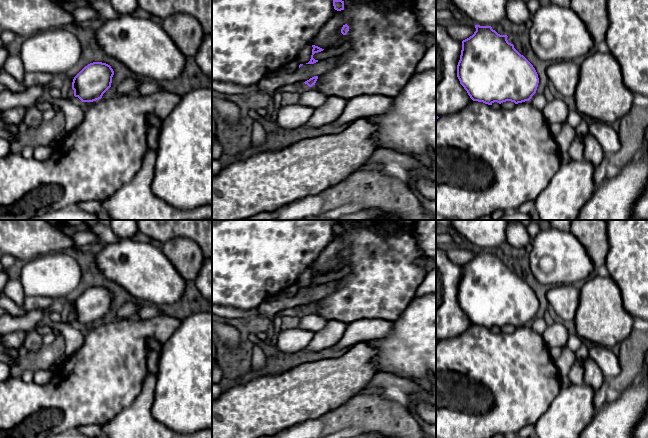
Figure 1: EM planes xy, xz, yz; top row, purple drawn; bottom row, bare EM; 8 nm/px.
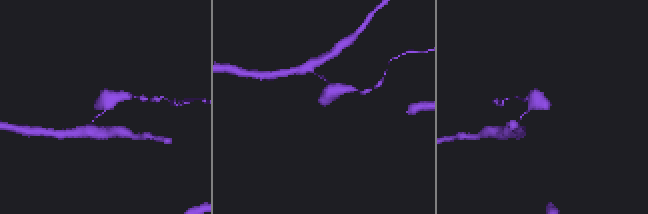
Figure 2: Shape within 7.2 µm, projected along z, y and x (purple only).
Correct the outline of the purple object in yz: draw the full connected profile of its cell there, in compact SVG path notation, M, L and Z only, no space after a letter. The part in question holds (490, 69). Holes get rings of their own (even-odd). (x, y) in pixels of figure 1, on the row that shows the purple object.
M475 25L476 31L472 36L462 41L460 60L457 65L457 77L473 101L492 105L511 101L515 104L529 101L536 93L539 78L533 65L521 55L514 45L509 43L507 35L500 35L491 26Z

